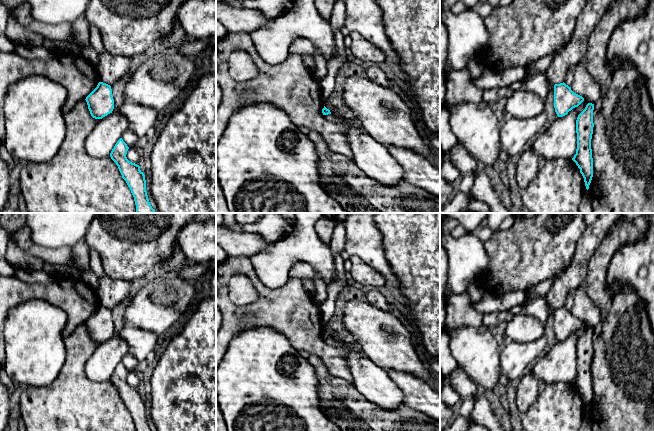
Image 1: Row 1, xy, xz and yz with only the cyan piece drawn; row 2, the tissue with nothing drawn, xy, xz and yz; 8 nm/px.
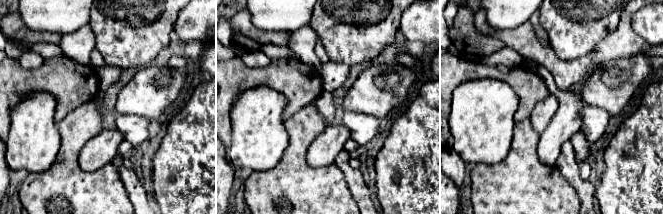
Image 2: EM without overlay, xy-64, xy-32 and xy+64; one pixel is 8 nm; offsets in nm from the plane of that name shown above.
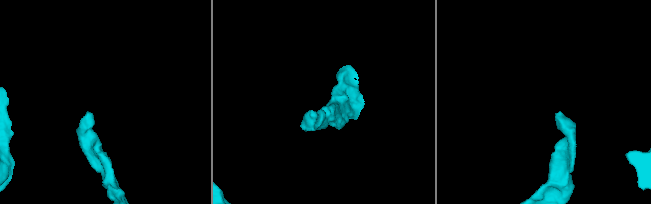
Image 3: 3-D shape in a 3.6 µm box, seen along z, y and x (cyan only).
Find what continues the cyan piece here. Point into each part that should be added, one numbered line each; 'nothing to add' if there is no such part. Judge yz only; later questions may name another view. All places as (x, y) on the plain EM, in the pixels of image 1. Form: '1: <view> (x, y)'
nothing to add

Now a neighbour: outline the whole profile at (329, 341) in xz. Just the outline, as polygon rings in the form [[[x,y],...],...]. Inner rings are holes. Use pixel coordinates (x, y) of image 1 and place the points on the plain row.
[[[332,338],[324,339],[324,341],[328,345],[331,345],[331,346],[334,346],[334,347],[341,347],[341,348],[346,348],[346,347],[349,347],[351,345],[354,345],[354,344],[350,344],[350,343],[345,343],[343,341],[335,341]]]

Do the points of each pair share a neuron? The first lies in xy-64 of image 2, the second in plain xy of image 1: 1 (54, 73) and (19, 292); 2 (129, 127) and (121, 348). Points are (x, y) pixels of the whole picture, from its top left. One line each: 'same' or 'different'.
1: same
2: different

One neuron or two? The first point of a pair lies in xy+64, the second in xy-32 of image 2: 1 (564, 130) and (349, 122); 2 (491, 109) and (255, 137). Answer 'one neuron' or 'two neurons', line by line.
1: two neurons
2: one neuron

